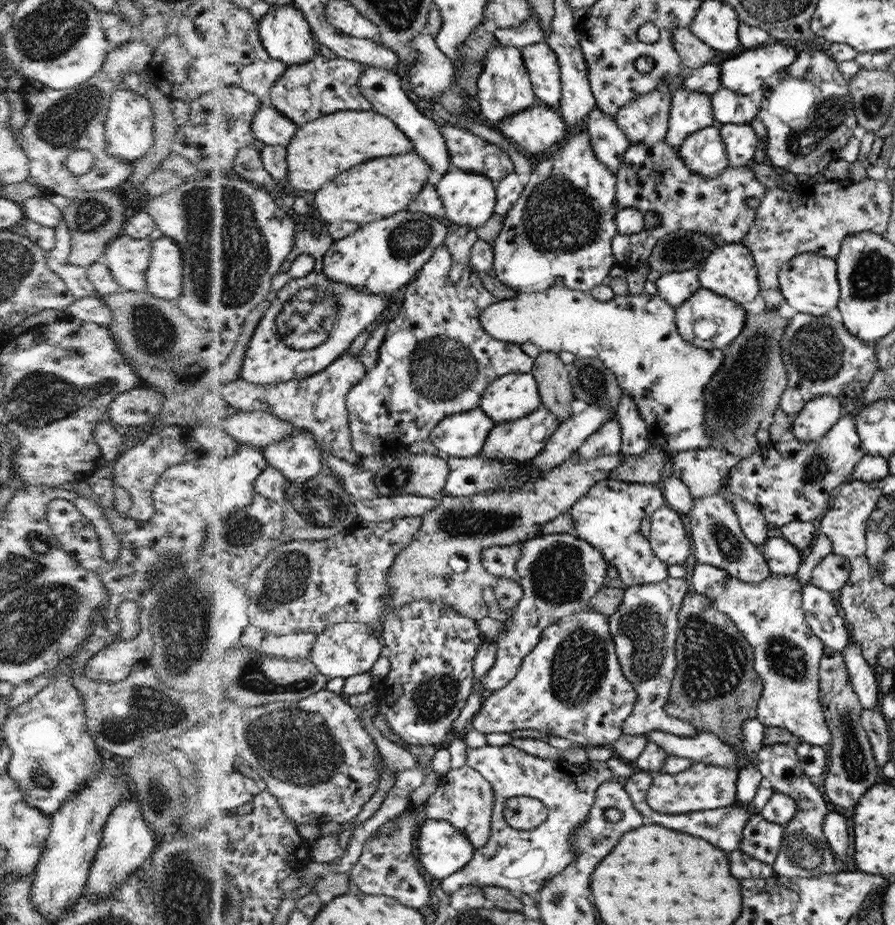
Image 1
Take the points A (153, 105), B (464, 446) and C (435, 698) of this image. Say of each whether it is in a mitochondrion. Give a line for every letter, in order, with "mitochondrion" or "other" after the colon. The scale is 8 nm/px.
A: other
B: other
C: mitochondrion

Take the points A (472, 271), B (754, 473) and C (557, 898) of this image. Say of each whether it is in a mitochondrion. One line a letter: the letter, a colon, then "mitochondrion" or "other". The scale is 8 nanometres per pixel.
A: other
B: other
C: mitochondrion

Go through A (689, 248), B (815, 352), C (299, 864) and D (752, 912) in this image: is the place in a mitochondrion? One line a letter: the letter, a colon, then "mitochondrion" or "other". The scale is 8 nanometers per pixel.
A: other
B: mitochondrion
C: other
D: other

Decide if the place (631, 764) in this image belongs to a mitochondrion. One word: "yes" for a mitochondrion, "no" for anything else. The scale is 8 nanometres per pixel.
no

